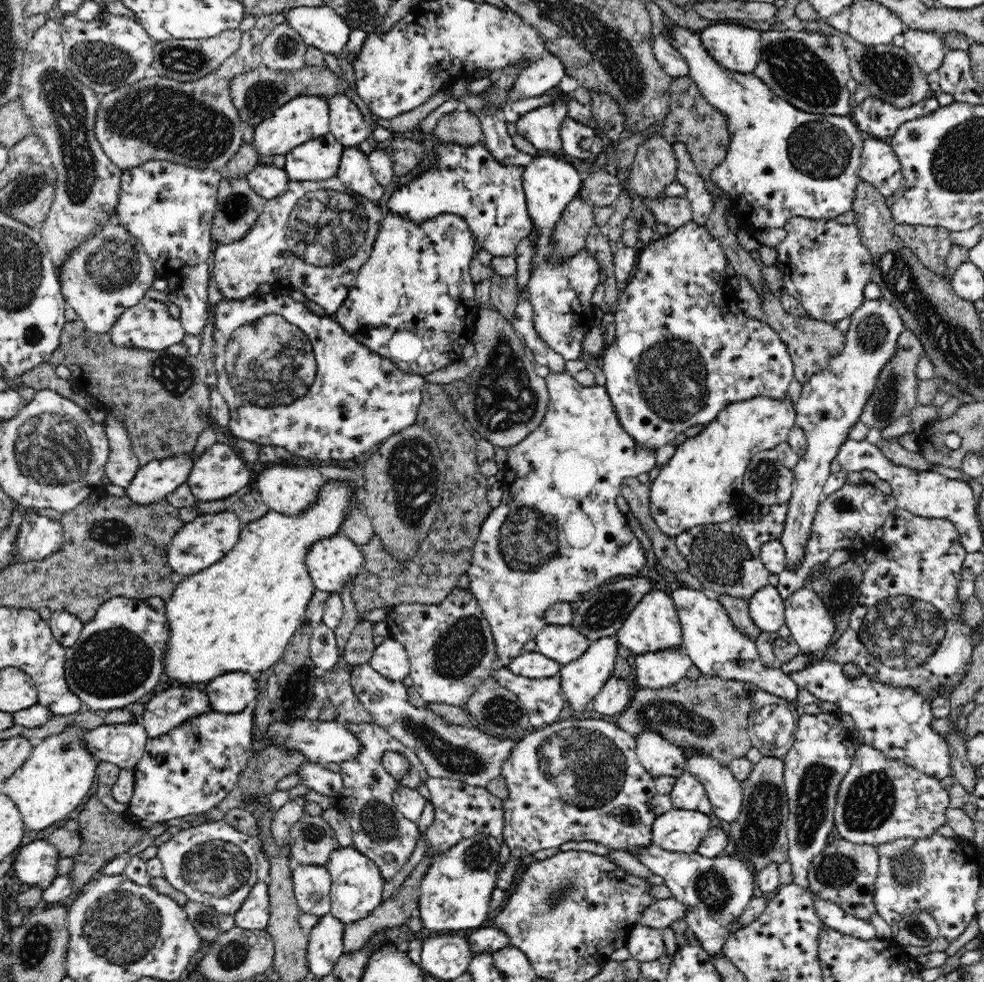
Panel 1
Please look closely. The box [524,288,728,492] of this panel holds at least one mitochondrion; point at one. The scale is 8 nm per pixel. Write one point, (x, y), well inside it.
(675, 388)

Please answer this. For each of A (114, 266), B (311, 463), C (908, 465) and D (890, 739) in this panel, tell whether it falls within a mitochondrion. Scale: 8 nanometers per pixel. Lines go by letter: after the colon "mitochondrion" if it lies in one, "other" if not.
A: mitochondrion
B: other
C: other
D: other

